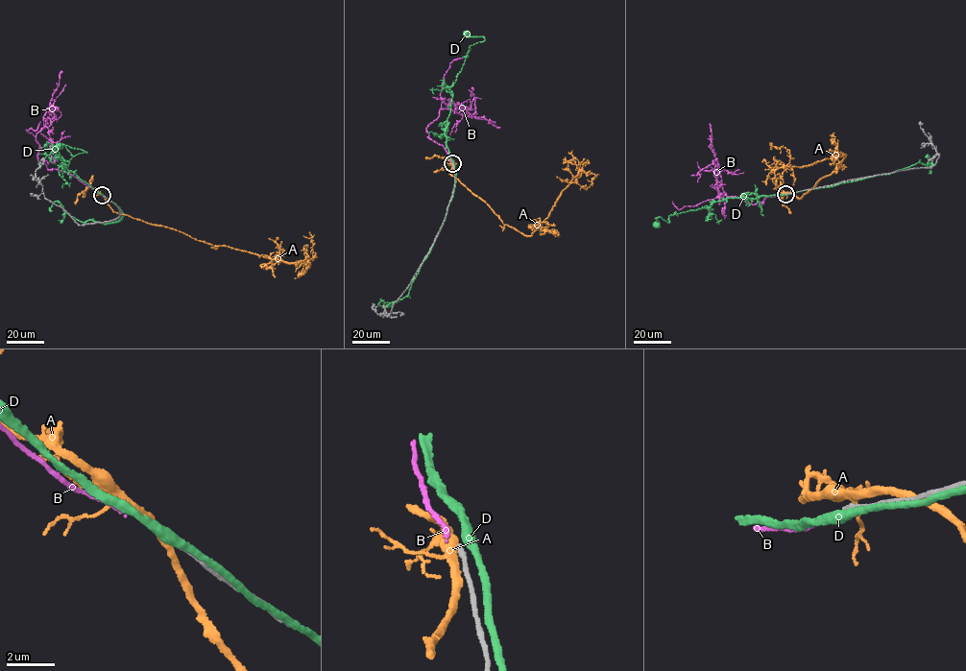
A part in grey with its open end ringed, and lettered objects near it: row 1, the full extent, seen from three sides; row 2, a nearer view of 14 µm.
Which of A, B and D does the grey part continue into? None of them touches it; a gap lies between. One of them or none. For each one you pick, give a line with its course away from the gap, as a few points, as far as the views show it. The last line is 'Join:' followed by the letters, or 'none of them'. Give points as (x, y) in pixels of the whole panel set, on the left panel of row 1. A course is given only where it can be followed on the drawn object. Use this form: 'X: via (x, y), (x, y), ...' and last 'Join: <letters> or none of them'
B: via (101, 195), (67, 173), (49, 170), (39, 161), (36, 137), (52, 105), (58, 109), (53, 109), (51, 119)
Join: B

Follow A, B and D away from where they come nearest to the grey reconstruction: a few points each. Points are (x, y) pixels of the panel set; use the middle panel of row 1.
A: (452, 164), (451, 175), (502, 223), (528, 235), (572, 179), (590, 186), (594, 175), (590, 174)
B: (451, 163), (444, 146), (427, 137), (426, 129), (441, 108), (471, 116), (475, 110), (474, 95), (468, 89)
D: (453, 162), (445, 133), (453, 94), (450, 88), (469, 47), (484, 39), (466, 35)

